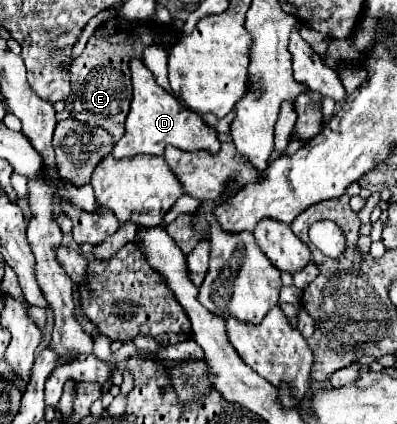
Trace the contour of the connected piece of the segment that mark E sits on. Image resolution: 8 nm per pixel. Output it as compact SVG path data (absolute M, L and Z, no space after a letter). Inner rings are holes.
M112 17L96 27L92 37L86 43L86 49L80 57L74 59L70 67L72 75L72 93L66 99L66 109L70 115L82 123L88 125L100 125L110 131L114 141L122 139L124 135L124 121L130 109L132 99L132 77L130 77L130 61L142 60L142 54L146 47L158 45L170 53L170 45L178 41L178 31L168 23L158 21L126 21ZM158 33L158 37L156 37Z

